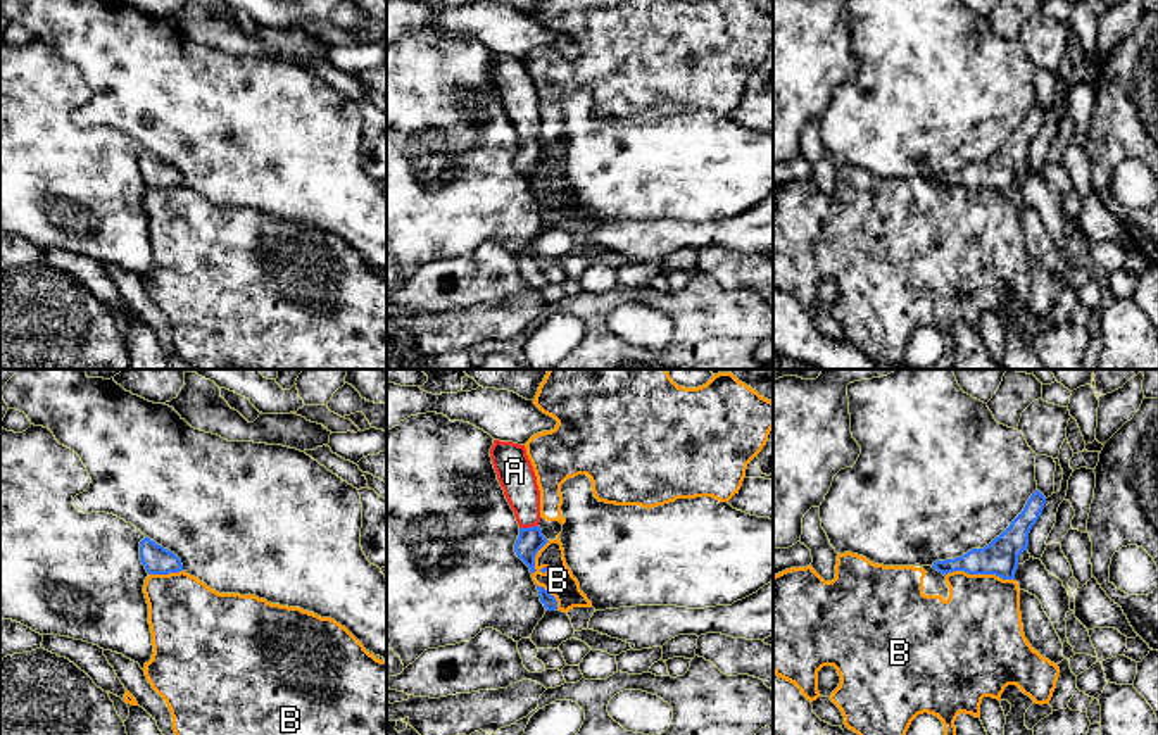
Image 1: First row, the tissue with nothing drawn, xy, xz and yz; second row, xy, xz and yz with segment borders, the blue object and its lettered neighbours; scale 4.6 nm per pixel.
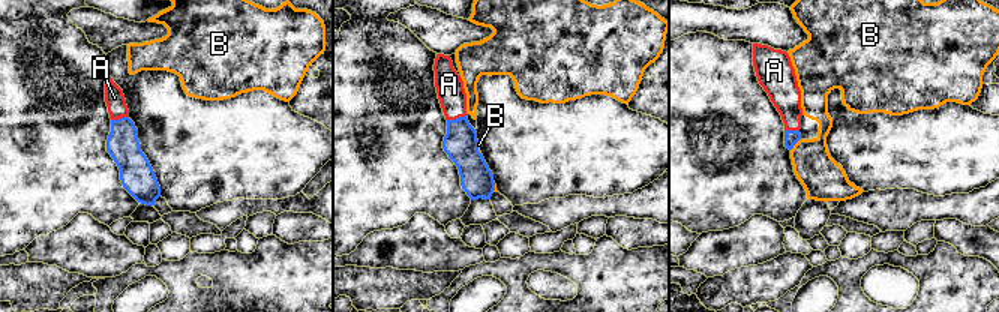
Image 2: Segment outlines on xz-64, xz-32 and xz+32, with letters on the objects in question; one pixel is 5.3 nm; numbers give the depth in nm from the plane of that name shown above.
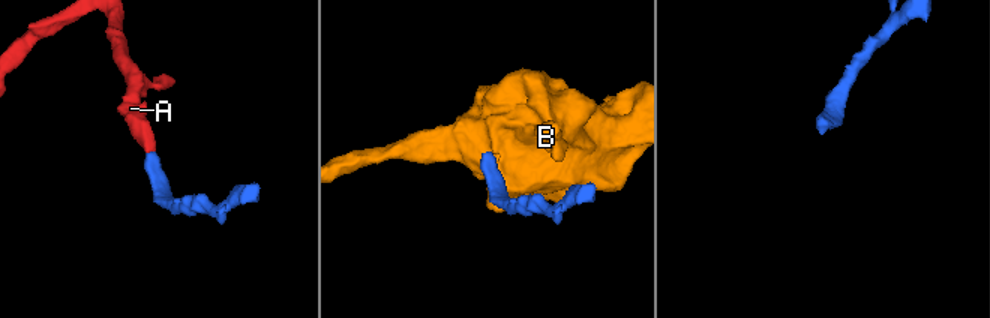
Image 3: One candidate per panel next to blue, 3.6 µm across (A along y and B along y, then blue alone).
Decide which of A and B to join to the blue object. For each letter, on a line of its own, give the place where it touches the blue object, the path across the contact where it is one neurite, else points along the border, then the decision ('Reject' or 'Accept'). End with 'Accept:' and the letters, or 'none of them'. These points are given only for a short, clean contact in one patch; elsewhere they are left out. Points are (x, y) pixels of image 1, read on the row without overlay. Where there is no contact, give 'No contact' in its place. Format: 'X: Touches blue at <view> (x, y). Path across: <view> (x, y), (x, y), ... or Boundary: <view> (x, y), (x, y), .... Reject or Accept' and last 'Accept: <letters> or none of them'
A: Touches blue at xz (528, 142). Path across: xz (530, 154), (528, 142), (527, 118), (516, 90). Accept
B: Touches blue at yz (979, 187). Reject
Accept: A

